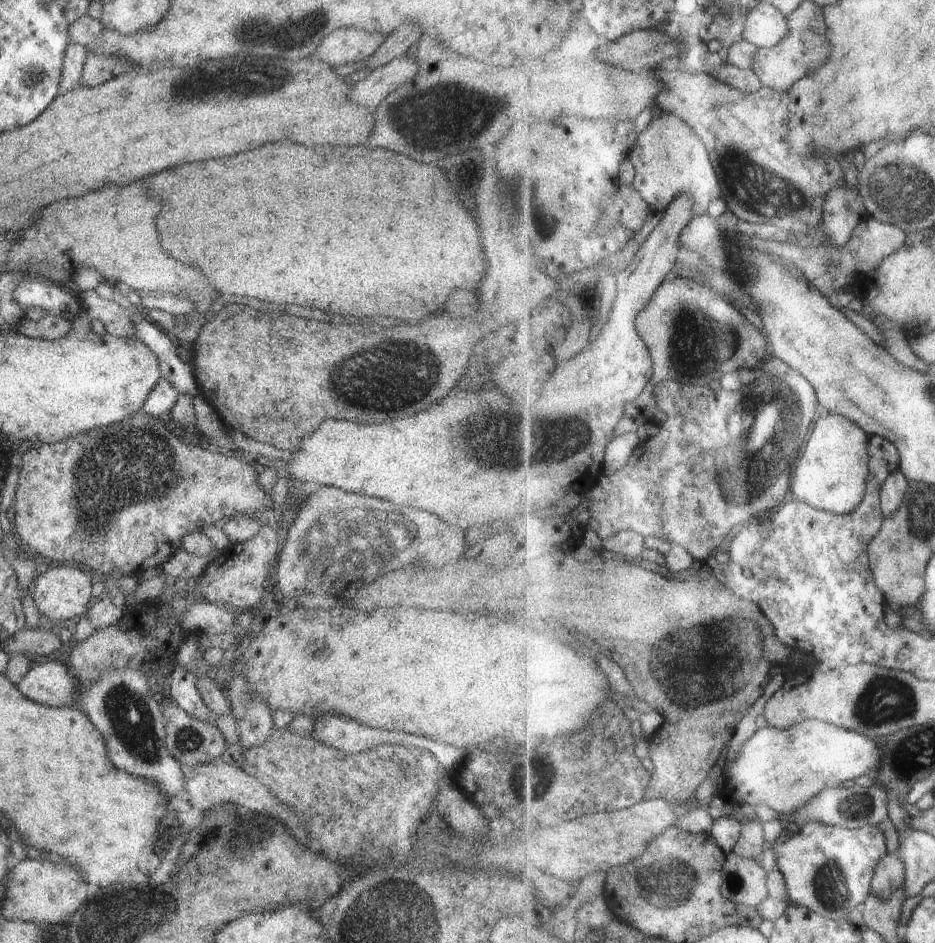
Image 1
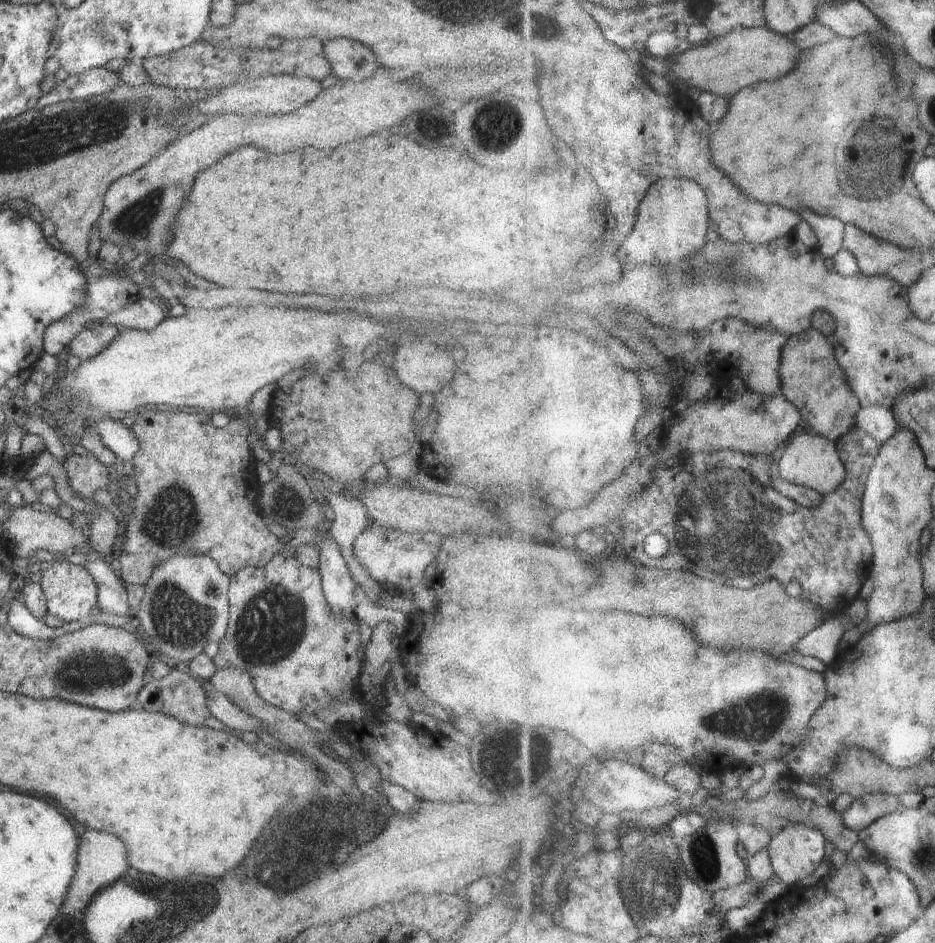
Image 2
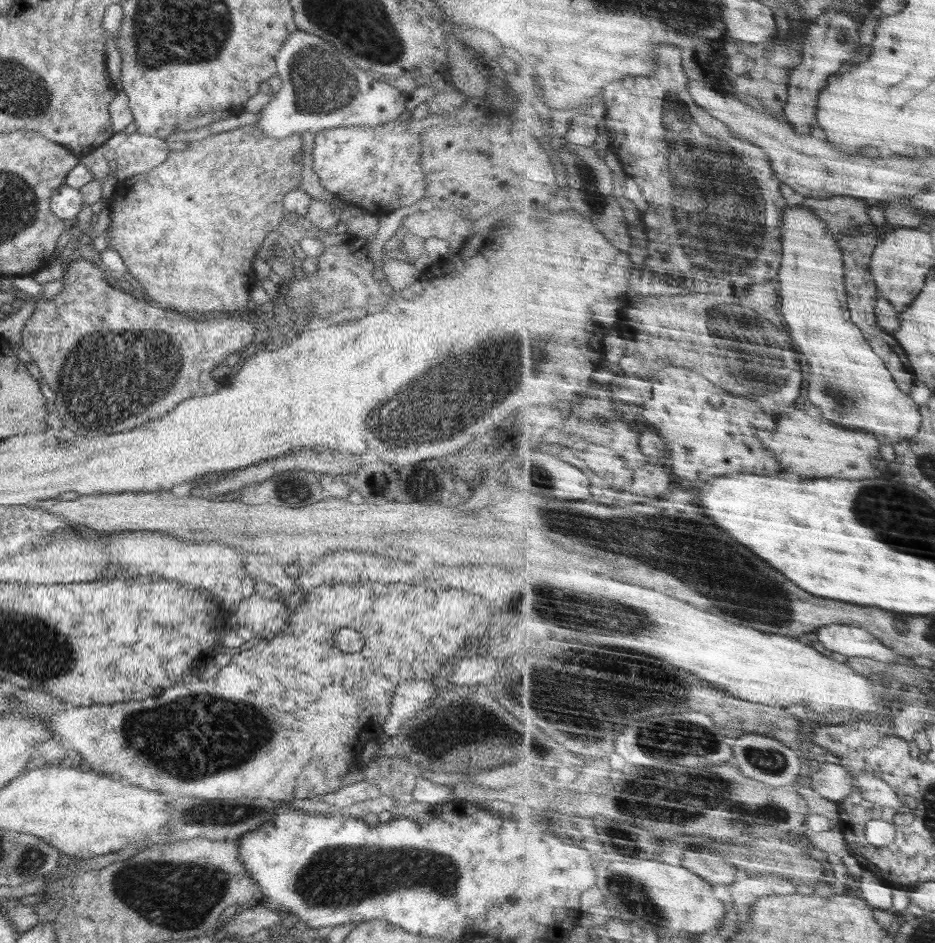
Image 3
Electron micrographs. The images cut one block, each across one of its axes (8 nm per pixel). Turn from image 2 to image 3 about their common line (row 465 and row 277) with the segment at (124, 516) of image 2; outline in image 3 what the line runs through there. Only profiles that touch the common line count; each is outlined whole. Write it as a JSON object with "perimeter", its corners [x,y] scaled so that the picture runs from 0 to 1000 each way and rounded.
{"perimeter":[[[273,131],[261,133],[255,136],[222,144],[213,150],[201,151],[196,159],[184,160],[173,174],[167,175],[163,180],[153,182],[141,189],[126,192],[123,206],[113,214],[119,225],[119,236],[116,243],[117,263],[123,265],[133,277],[138,290],[156,308],[156,315],[165,318],[171,327],[183,328],[194,333],[202,330],[216,331],[240,331],[247,334],[251,329],[261,328],[264,320],[268,318],[266,310],[270,305],[272,287],[270,284],[270,267],[278,266],[280,255],[289,245],[298,244],[299,232],[304,228],[303,212],[310,201],[320,199],[324,185],[322,172],[314,172],[314,165],[323,161],[323,147],[320,142],[312,142],[306,146],[291,146],[282,142]]]}

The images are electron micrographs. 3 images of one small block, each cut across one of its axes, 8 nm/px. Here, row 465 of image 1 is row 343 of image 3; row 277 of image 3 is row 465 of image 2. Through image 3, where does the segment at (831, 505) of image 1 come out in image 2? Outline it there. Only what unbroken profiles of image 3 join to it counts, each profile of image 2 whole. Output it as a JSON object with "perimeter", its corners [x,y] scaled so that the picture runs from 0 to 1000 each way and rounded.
{"perimeter":[[[856,458],[840,477],[835,486],[834,503],[839,509],[860,514],[874,521],[878,521],[882,526],[897,520],[898,515],[907,507],[906,493],[898,484],[894,468],[889,468],[875,458]]]}

